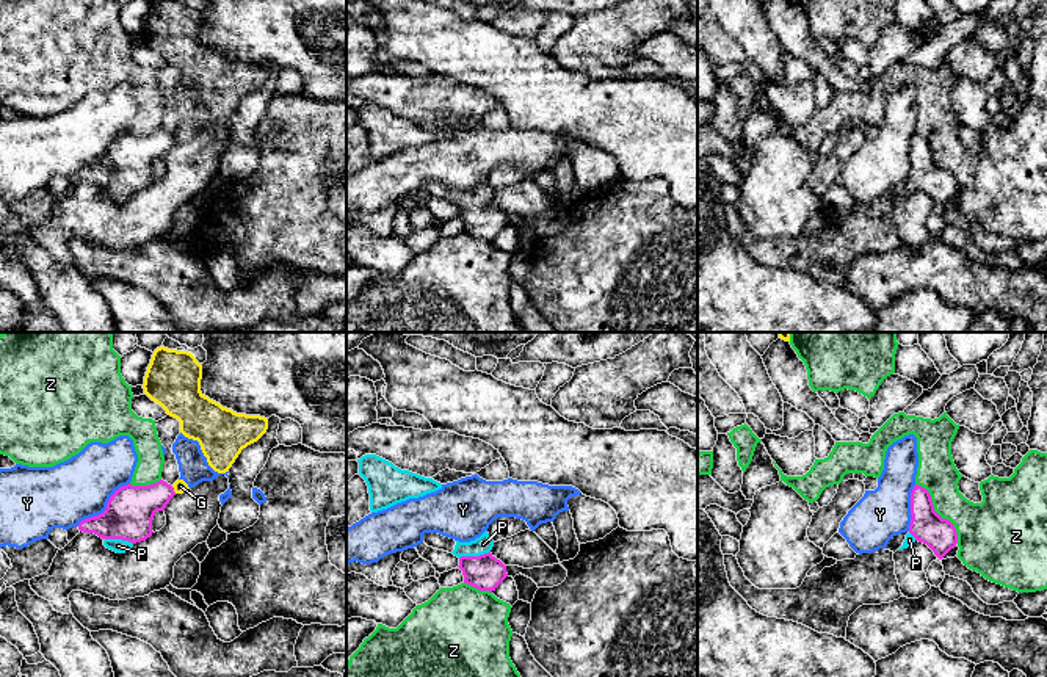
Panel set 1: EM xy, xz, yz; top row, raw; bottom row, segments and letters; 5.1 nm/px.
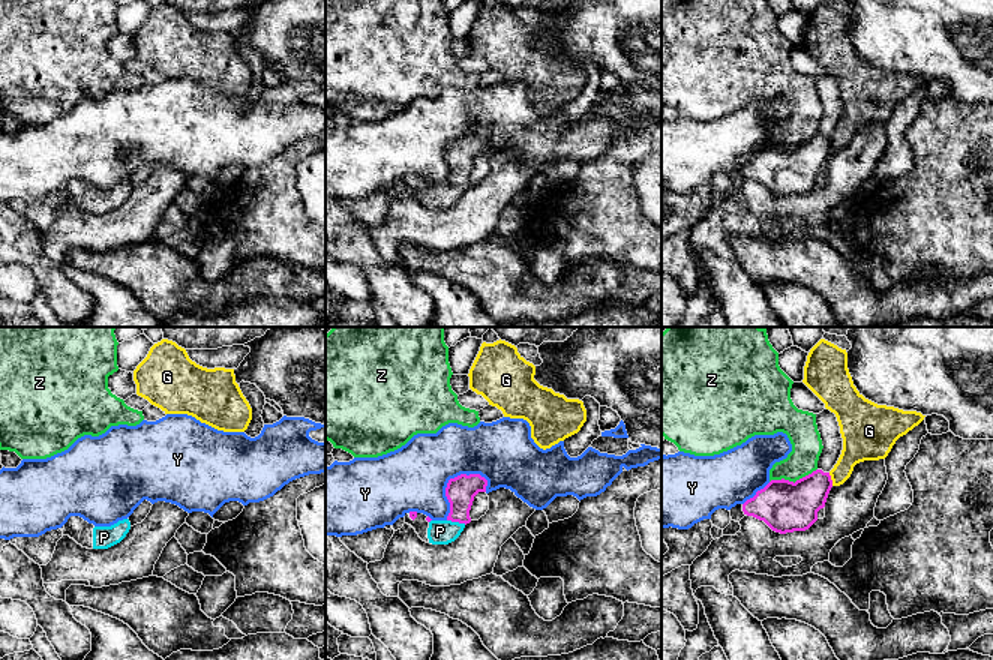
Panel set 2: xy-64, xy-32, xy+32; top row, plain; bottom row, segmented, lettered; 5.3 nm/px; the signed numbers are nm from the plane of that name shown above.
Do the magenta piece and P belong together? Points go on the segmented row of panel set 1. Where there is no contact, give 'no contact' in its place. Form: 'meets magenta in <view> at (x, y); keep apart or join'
meets magenta in xz at (474, 557); join

